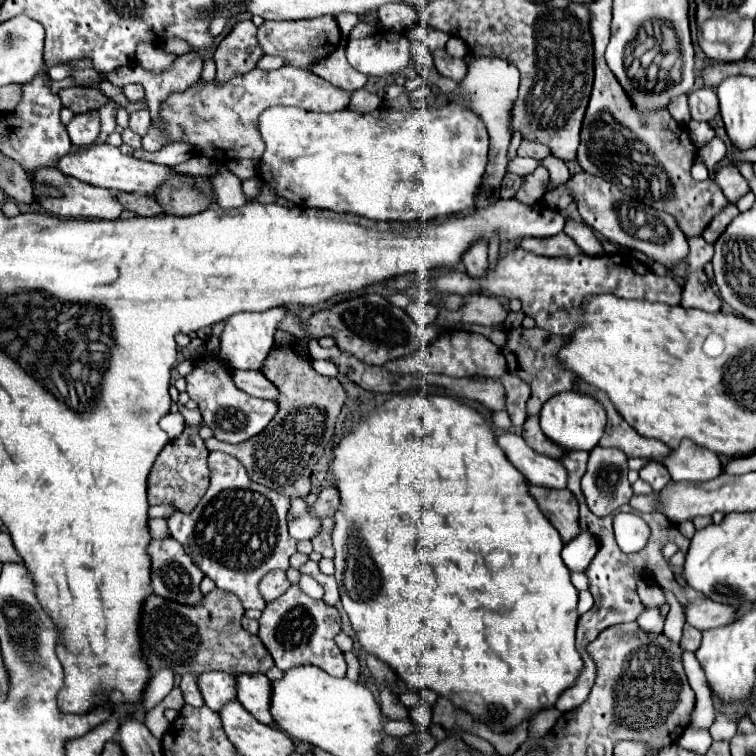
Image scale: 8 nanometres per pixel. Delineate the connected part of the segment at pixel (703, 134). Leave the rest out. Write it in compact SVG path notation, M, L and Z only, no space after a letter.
M692 120L692 122L688 122L688 132L692 136L692 142L698 148L702 148L708 140L714 138L714 130L712 130L712 126L708 122L694 122Z

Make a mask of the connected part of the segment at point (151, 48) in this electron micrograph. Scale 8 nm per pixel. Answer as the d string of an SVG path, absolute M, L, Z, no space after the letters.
M142 42L138 44L135 53L135 59L142 68L146 70L154 70L158 72L158 68L170 68L170 62L176 56L170 56L166 52L162 52L162 48L158 44L150 44L150 42Z

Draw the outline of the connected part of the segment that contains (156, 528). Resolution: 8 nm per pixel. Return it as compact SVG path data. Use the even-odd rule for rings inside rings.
M154 518L150 520L150 534L154 538L170 538L170 532L168 532L168 522L164 518Z

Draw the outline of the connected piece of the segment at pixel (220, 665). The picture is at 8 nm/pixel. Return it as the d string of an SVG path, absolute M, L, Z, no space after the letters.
M212 590L210 594L204 596L204 604L200 606L182 606L172 600L164 600L160 596L150 596L144 604L144 616L140 622L140 636L144 642L144 656L148 658L148 664L152 670L158 668L172 668L174 674L182 676L186 672L202 674L210 670L222 670L228 674L266 674L274 664L272 656L268 656L268 650L264 644L260 644L258 636L248 634L242 626L240 620L244 616L244 608L238 600L236 594L226 592L226 590Z

